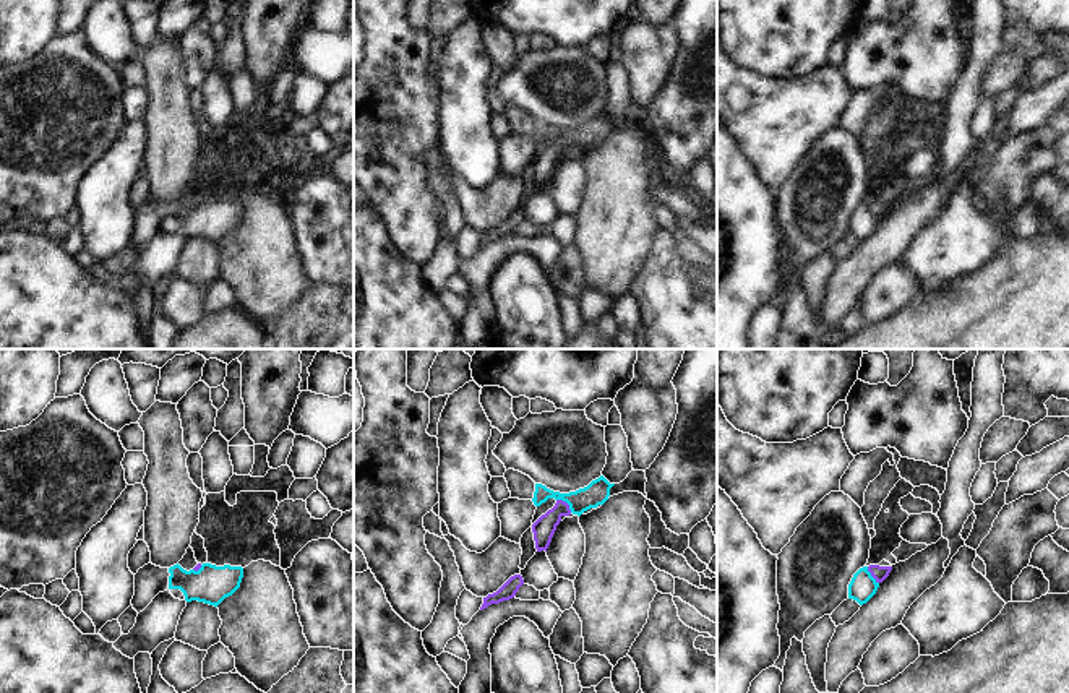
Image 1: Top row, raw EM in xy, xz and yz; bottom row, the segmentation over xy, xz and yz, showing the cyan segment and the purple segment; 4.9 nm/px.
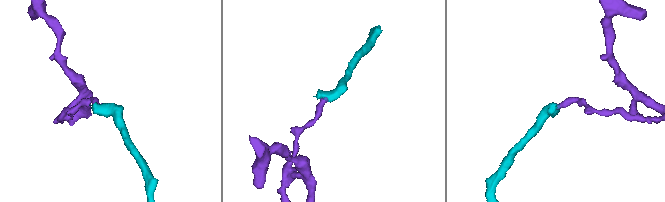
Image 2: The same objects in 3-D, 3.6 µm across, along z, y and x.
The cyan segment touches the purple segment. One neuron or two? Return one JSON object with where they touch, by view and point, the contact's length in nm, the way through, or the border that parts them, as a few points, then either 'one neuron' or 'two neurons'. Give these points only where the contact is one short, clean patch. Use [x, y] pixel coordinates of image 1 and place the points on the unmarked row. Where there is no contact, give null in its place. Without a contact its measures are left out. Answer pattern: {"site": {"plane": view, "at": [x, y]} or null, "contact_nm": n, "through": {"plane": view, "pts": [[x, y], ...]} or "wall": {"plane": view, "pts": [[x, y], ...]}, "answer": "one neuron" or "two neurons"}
{"site": {"plane": "xz", "at": [566, 138]}, "contact_nm": 100, "wall": {"plane": "xz", "pts": [[557, 135], [562, 135], [571, 148]]}, "answer": "two neurons"}

